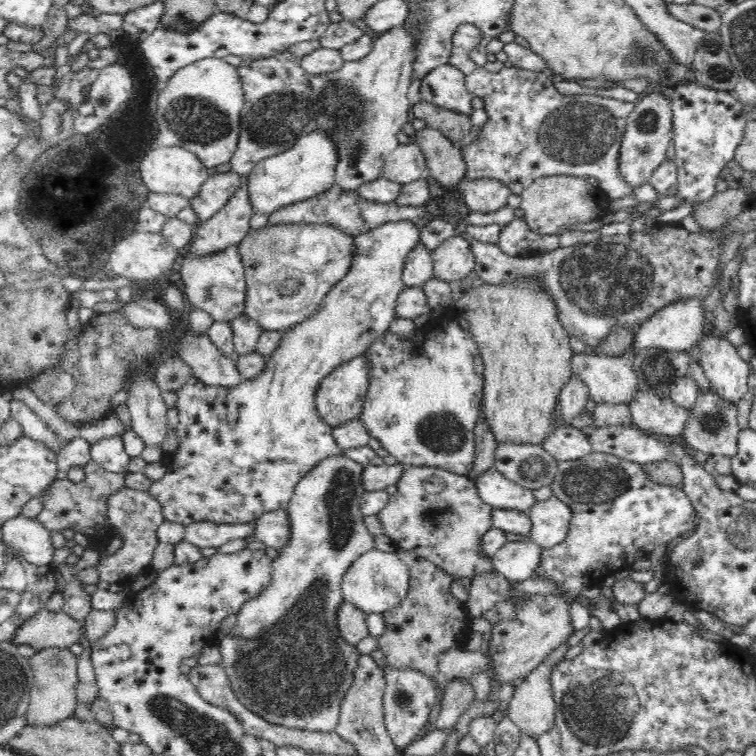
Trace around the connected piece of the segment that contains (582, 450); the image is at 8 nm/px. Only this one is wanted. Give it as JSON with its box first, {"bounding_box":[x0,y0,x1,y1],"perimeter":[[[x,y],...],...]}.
{"bounding_box":[542,425,593,463],"perimeter":[[[569,425],[550,434],[542,446],[558,463],[579,460],[593,452],[589,436]]]}

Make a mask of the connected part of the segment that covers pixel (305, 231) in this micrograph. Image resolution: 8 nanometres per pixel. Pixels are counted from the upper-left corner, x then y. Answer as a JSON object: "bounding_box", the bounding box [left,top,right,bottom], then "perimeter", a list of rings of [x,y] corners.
{"bounding_box":[237,224,354,331],"perimeter":[[[268,224],[260,230],[250,230],[248,234],[237,244],[237,249],[244,263],[245,277],[246,277],[246,308],[244,312],[250,318],[254,319],[262,330],[264,331],[286,331],[292,328],[296,324],[300,324],[303,320],[306,320],[309,316],[314,314],[314,310],[322,304],[324,296],[346,276],[350,266],[352,266],[352,254],[354,250],[354,237],[348,235],[338,228],[327,226],[326,224],[276,224],[272,226]]]}

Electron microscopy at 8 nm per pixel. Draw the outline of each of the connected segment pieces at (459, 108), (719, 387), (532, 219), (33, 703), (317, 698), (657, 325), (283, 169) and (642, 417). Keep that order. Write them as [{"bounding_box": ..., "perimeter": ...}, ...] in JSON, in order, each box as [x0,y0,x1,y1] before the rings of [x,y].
[{"bounding_box":[420,63,473,114],"perimeter":[[[450,63],[434,68],[420,86],[421,100],[444,110],[467,114],[473,112],[473,94],[465,86],[465,75]]]},{"bounding_box":[699,330,749,403],"perimeter":[[[712,330],[700,342],[701,356],[699,363],[710,381],[710,387],[728,402],[737,403],[738,400],[742,400],[742,396],[748,390],[749,362],[746,362],[739,355],[738,349],[726,337],[716,336]]]},{"bounding_box":[519,175,611,235],"perimeter":[[[554,175],[537,178],[520,196],[519,208],[525,213],[523,220],[530,230],[541,235],[559,235],[571,226],[599,222],[611,213],[609,196],[600,186],[590,185],[586,178],[579,176]]]},{"bounding_box":[25,648,78,726],"perimeter":[[[44,648],[29,658],[33,672],[33,688],[25,719],[27,726],[54,726],[66,718],[75,716],[77,707],[78,659],[68,648]]]},{"bounding_box":[218,454,376,732],"perimeter":[[[342,454],[330,459],[324,460],[314,471],[308,472],[295,489],[294,495],[286,508],[290,519],[290,536],[287,543],[277,550],[278,556],[272,562],[272,573],[270,584],[257,595],[254,595],[250,600],[247,600],[237,614],[237,623],[233,626],[230,632],[226,635],[221,635],[221,640],[218,641],[221,652],[220,664],[224,667],[228,680],[230,681],[232,690],[238,701],[251,710],[256,716],[260,716],[270,724],[278,724],[286,728],[300,728],[309,730],[310,732],[334,732],[340,720],[341,703],[346,697],[346,692],[352,686],[354,680],[354,672],[358,668],[358,660],[361,656],[360,652],[354,645],[348,644],[340,635],[340,629],[336,625],[336,616],[338,616],[338,608],[344,602],[342,594],[342,578],[350,569],[352,564],[355,564],[360,556],[366,555],[366,552],[371,552],[376,546],[374,535],[372,535],[366,524],[364,523],[364,515],[360,511],[361,499],[365,494],[363,481],[363,472],[365,468],[356,461]]]},{"bounding_box":[633,298,706,352],"perimeter":[[[688,298],[688,300],[678,300],[668,306],[658,310],[654,316],[650,316],[646,322],[642,322],[636,328],[635,337],[633,338],[633,350],[639,352],[644,348],[656,348],[672,351],[691,352],[694,345],[698,342],[698,337],[704,329],[704,312],[706,311],[701,305],[702,300]]]},{"bounding_box":[247,129,336,216],"perimeter":[[[316,129],[301,136],[290,150],[260,160],[248,174],[247,187],[250,191],[252,212],[266,213],[270,216],[278,209],[326,192],[335,184],[336,164],[336,143],[324,129]]]},{"bounding_box":[628,389,690,438],"perimeter":[[[639,389],[628,402],[628,409],[636,427],[656,435],[678,438],[686,429],[690,411],[651,390]]]}]

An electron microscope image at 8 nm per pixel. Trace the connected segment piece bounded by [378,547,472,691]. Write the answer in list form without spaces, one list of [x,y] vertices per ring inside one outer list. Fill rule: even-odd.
[[[398,547],[398,548],[395,548],[395,553],[396,553],[396,554],[397,554],[397,556],[398,556],[398,557],[399,557],[399,558],[400,558],[400,559],[401,559],[401,560],[402,560],[402,562],[404,562],[404,563],[405,563],[405,564],[406,564],[406,565],[407,565],[407,566],[408,566],[408,567],[409,567],[409,573],[410,573],[410,580],[409,580],[409,583],[410,583],[410,586],[409,586],[409,591],[408,591],[408,594],[407,594],[407,595],[406,595],[406,596],[405,596],[405,599],[404,599],[404,600],[401,600],[401,601],[400,601],[400,602],[399,602],[399,603],[398,603],[398,604],[397,604],[397,606],[396,606],[396,607],[394,607],[394,608],[393,608],[393,609],[392,609],[392,610],[389,610],[389,611],[386,611],[386,612],[385,612],[385,613],[383,613],[383,616],[384,616],[384,618],[385,618],[385,626],[386,626],[386,629],[385,629],[385,631],[384,631],[384,632],[383,632],[383,635],[382,635],[382,636],[381,636],[381,637],[380,637],[380,638],[378,638],[378,647],[379,647],[379,648],[380,648],[380,649],[381,649],[381,651],[382,651],[382,652],[383,652],[383,654],[384,654],[384,656],[385,656],[385,660],[386,660],[386,661],[387,661],[387,664],[388,664],[388,666],[390,666],[390,667],[394,667],[394,668],[397,668],[397,669],[398,669],[398,668],[401,668],[401,669],[402,669],[402,670],[404,670],[404,668],[411,668],[411,669],[412,669],[412,670],[419,670],[419,671],[420,671],[420,672],[423,672],[423,673],[424,673],[424,674],[425,674],[425,675],[426,675],[426,676],[427,676],[427,677],[428,677],[428,678],[433,678],[433,680],[437,680],[437,679],[438,679],[438,691],[439,691],[439,690],[440,690],[440,689],[441,689],[441,688],[442,688],[442,689],[443,689],[443,690],[444,690],[444,688],[445,688],[445,687],[446,687],[446,684],[447,684],[447,683],[448,683],[448,682],[449,682],[449,681],[450,681],[450,680],[444,680],[444,681],[442,681],[442,680],[439,680],[439,678],[438,678],[438,674],[439,674],[439,672],[438,672],[438,656],[440,656],[440,654],[442,654],[442,652],[446,652],[446,650],[452,650],[452,648],[454,648],[454,649],[458,649],[458,648],[462,648],[462,645],[463,645],[463,644],[464,644],[464,642],[465,642],[465,641],[466,641],[466,639],[467,639],[467,638],[468,638],[468,635],[470,635],[470,634],[471,634],[471,632],[472,632],[472,631],[471,631],[471,628],[470,628],[470,623],[469,623],[469,620],[470,620],[470,619],[471,619],[471,618],[470,618],[470,616],[469,616],[469,615],[468,615],[468,614],[467,614],[467,612],[466,612],[466,609],[465,609],[465,607],[464,607],[464,606],[463,606],[463,603],[461,603],[461,602],[460,602],[460,601],[458,601],[458,599],[455,599],[455,598],[454,598],[454,595],[452,595],[452,590],[451,590],[451,589],[450,589],[450,586],[452,586],[452,581],[453,581],[453,580],[454,580],[454,579],[455,579],[455,577],[454,577],[454,576],[452,576],[452,575],[449,575],[449,574],[448,574],[448,573],[446,573],[446,572],[445,572],[445,571],[444,571],[444,570],[441,570],[441,568],[439,568],[439,567],[438,567],[438,566],[436,566],[436,563],[432,563],[432,562],[431,562],[431,561],[430,561],[430,560],[427,560],[427,559],[426,559],[426,558],[420,558],[420,556],[417,556],[417,555],[416,555],[416,554],[415,554],[415,553],[414,553],[414,552],[409,552],[409,551],[406,551],[406,550],[403,550],[403,549],[400,549],[400,548],[399,548],[399,547]]]

